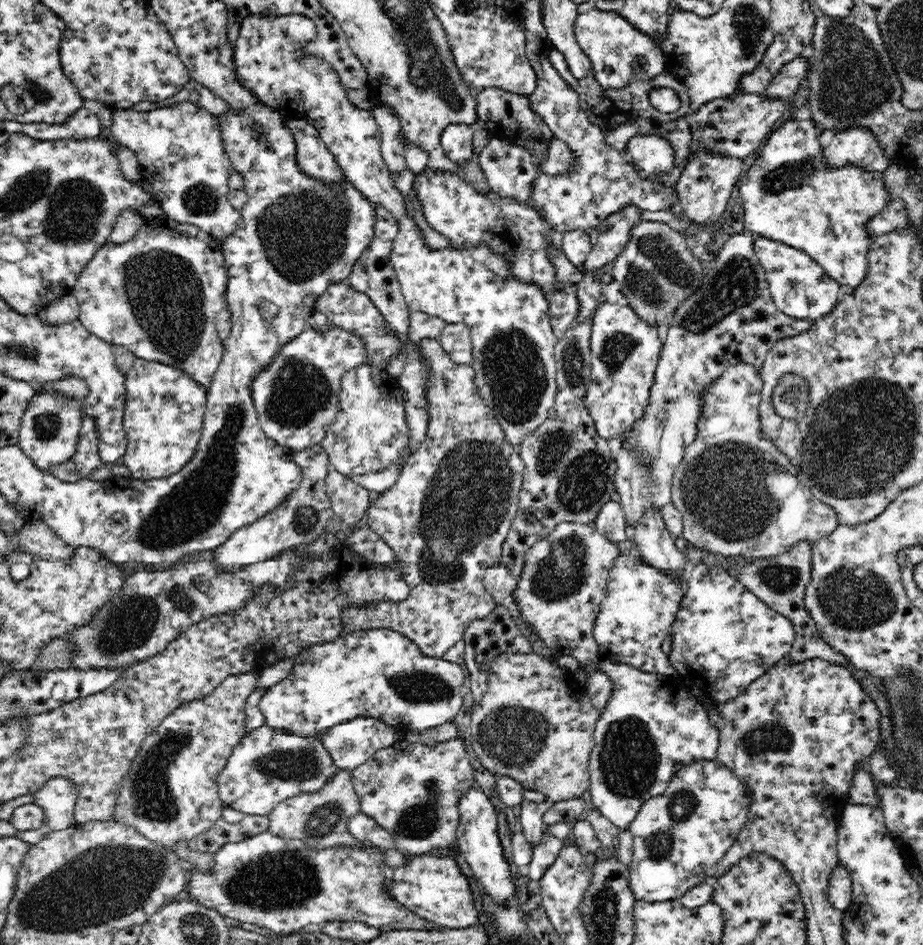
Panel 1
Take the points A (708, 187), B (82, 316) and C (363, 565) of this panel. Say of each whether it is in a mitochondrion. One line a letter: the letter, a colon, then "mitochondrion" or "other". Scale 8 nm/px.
A: other
B: other
C: other

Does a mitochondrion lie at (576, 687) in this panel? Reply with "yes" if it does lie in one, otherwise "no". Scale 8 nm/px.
no

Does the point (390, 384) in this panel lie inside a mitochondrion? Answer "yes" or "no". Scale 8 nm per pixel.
no

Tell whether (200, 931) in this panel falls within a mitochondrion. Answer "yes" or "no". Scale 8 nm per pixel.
yes

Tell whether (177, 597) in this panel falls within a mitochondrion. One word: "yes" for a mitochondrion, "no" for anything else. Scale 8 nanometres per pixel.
yes

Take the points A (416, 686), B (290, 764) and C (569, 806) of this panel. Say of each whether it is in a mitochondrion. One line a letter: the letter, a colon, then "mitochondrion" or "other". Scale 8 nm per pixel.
A: mitochondrion
B: mitochondrion
C: other

